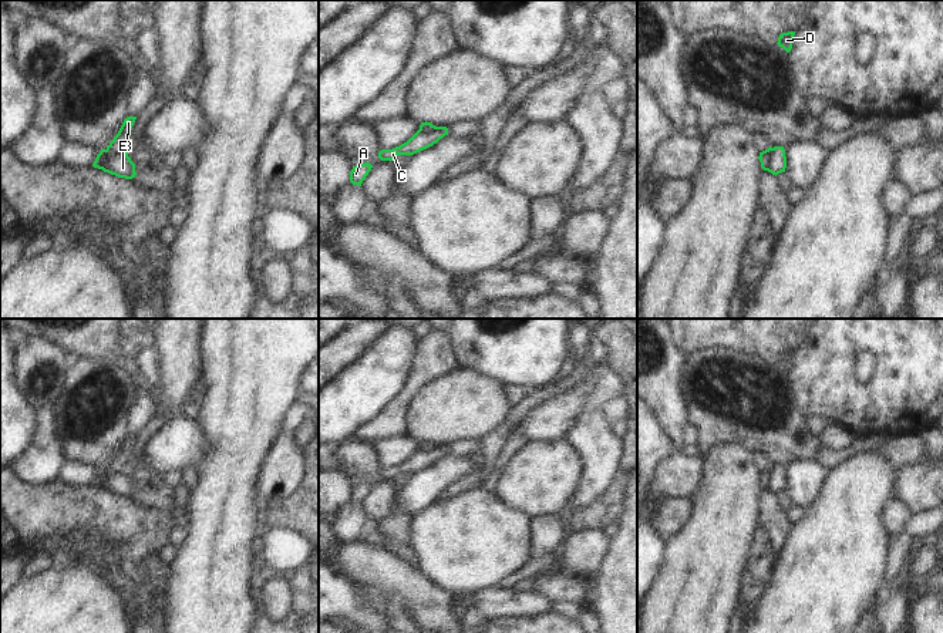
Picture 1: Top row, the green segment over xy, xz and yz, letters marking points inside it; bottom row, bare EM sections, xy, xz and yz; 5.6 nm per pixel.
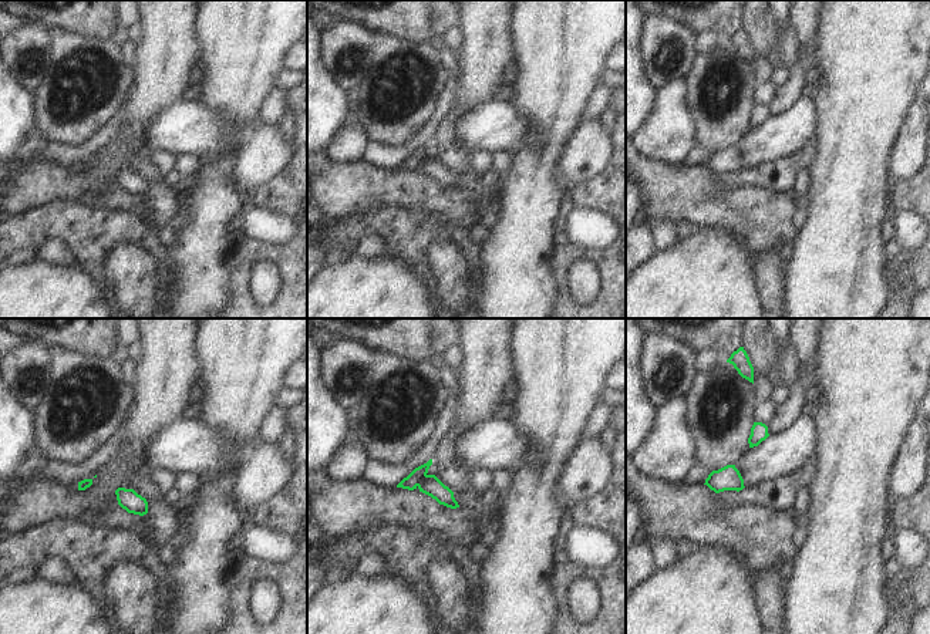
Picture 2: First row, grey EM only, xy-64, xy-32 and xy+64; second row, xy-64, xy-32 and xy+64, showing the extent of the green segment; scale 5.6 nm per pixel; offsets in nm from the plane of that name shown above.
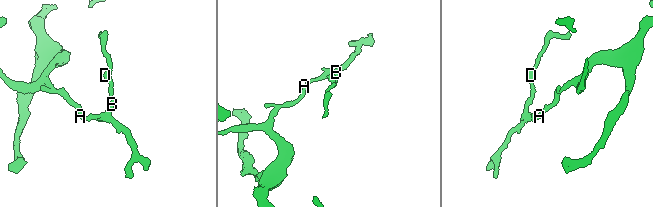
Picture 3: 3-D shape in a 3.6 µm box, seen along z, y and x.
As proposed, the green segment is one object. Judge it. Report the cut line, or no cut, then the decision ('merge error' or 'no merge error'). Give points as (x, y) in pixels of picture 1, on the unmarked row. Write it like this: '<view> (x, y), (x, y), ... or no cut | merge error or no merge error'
xy (127, 470), (118, 474), (104, 472) | merge error

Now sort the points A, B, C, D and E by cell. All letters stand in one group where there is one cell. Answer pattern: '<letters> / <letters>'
A C E / B D

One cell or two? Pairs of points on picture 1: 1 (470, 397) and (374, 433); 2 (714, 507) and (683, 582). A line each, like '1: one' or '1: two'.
1: two
2: one

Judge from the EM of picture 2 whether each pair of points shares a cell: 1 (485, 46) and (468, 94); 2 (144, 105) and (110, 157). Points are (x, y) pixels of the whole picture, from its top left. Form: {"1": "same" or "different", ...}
{"1": "same", "2": "same"}

